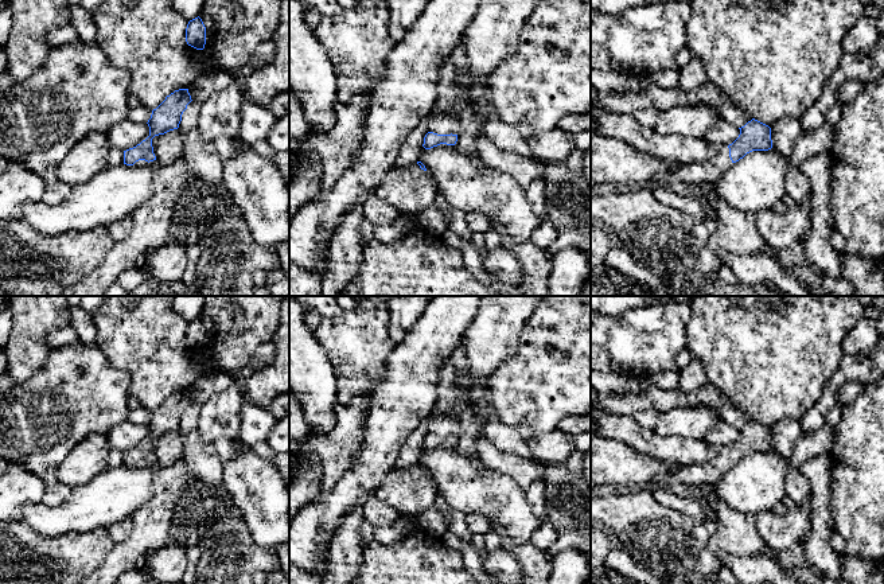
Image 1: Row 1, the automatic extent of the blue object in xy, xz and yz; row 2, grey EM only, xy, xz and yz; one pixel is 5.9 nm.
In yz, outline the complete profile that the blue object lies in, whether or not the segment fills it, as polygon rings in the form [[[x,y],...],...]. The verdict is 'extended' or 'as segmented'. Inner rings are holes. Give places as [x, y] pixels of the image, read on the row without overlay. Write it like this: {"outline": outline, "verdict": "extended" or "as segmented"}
{"outline": [[[755,420],[739,429],[739,439],[729,447],[721,447],[720,453],[710,462],[682,466],[677,472],[655,476],[649,490],[667,488],[679,491],[708,491],[720,478],[752,452],[772,449],[771,429]]], "verdict": "extended"}

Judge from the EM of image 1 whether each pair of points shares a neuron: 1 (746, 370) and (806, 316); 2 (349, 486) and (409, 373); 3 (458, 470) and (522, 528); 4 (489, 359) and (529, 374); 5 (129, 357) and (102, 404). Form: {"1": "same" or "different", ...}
{"1": "same", "2": "same", "3": "same", "4": "different", "5": "different"}

